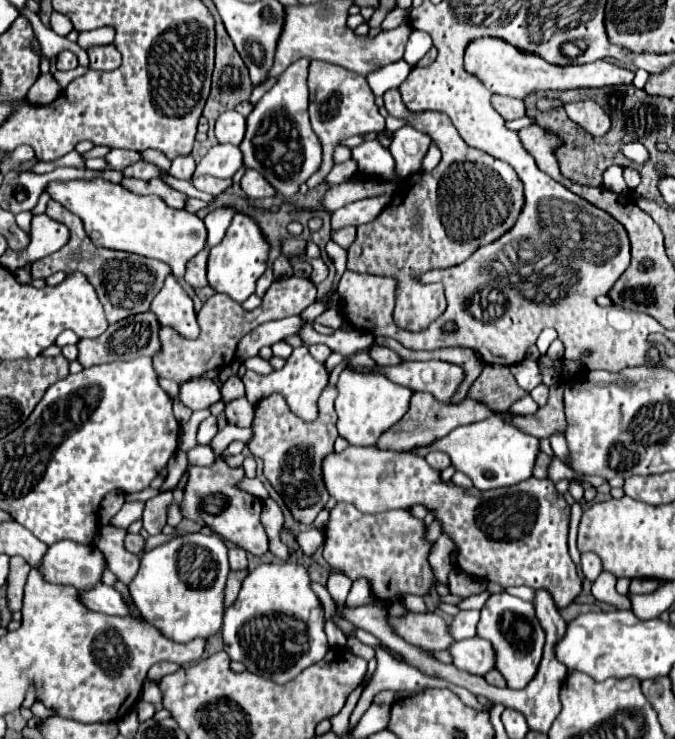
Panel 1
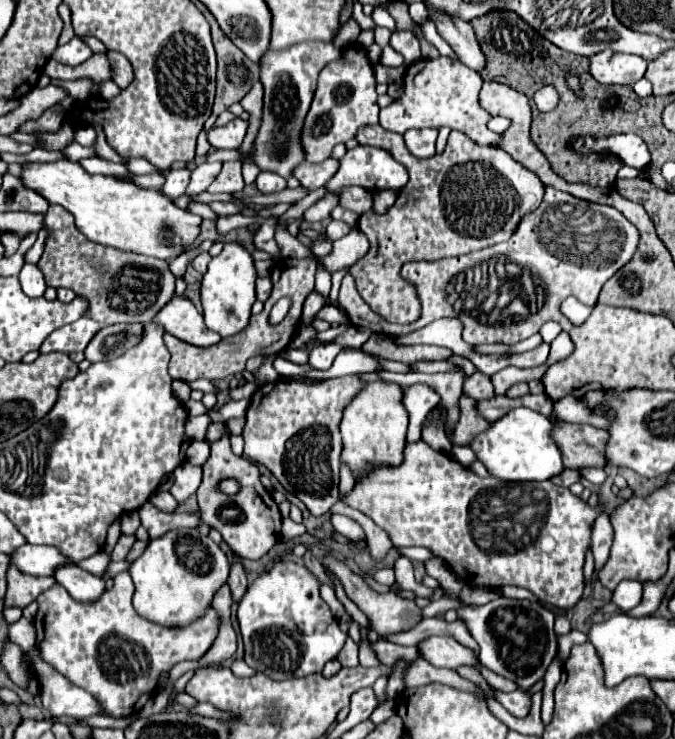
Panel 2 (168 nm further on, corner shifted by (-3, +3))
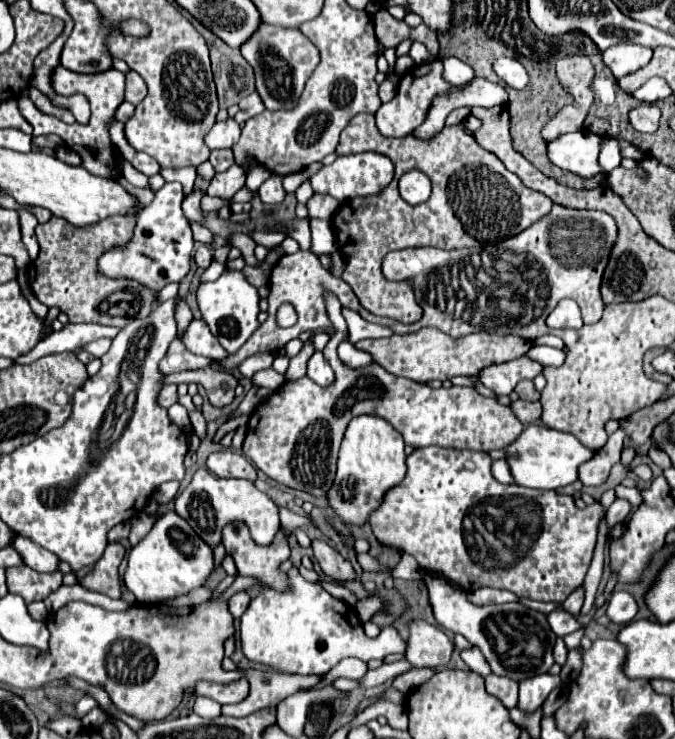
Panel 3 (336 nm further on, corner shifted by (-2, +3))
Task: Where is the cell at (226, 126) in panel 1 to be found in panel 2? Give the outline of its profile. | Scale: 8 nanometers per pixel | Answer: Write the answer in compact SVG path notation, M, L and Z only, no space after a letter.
M234 118L226 126L208 130L208 140L216 148L240 148L248 132L248 120Z

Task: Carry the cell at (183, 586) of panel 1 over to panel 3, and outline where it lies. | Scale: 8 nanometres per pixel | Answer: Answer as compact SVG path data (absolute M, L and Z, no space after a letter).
M167 512L159 516L151 532L131 548L123 582L137 600L157 604L203 586L213 568L213 552L209 546L205 546L205 542L193 532L187 520L183 520L177 512Z

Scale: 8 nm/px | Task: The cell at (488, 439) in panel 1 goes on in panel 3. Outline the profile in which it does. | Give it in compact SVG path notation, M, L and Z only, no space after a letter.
M529 426L523 430L521 438L513 442L507 450L513 450L513 458L509 458L509 468L517 484L537 490L557 490L561 486L569 486L579 478L579 466L593 458L593 450L577 442L573 434L543 428L543 426Z

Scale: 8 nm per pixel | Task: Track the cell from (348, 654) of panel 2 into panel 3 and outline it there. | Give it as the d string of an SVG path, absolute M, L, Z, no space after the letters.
M345 658L339 662L339 666L335 666L331 672L325 674L325 678L321 680L313 689L327 688L331 686L337 678L349 678L349 680L361 680L363 674L367 674L367 664L357 660L357 658Z

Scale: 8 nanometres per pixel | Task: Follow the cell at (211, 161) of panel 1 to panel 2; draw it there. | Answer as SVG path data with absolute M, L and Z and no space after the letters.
M204 162L204 164L198 164L192 170L192 180L188 184L188 192L186 194L204 192L208 188L208 184L220 174L220 170L222 170L222 162Z

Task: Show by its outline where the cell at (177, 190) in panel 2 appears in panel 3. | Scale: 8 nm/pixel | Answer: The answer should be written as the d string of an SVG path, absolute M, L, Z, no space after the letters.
M169 182L155 192L149 208L137 214L137 226L125 246L115 246L97 258L97 272L113 280L135 280L143 288L161 292L169 282L181 282L191 266L193 234L181 210L183 190L181 184Z

